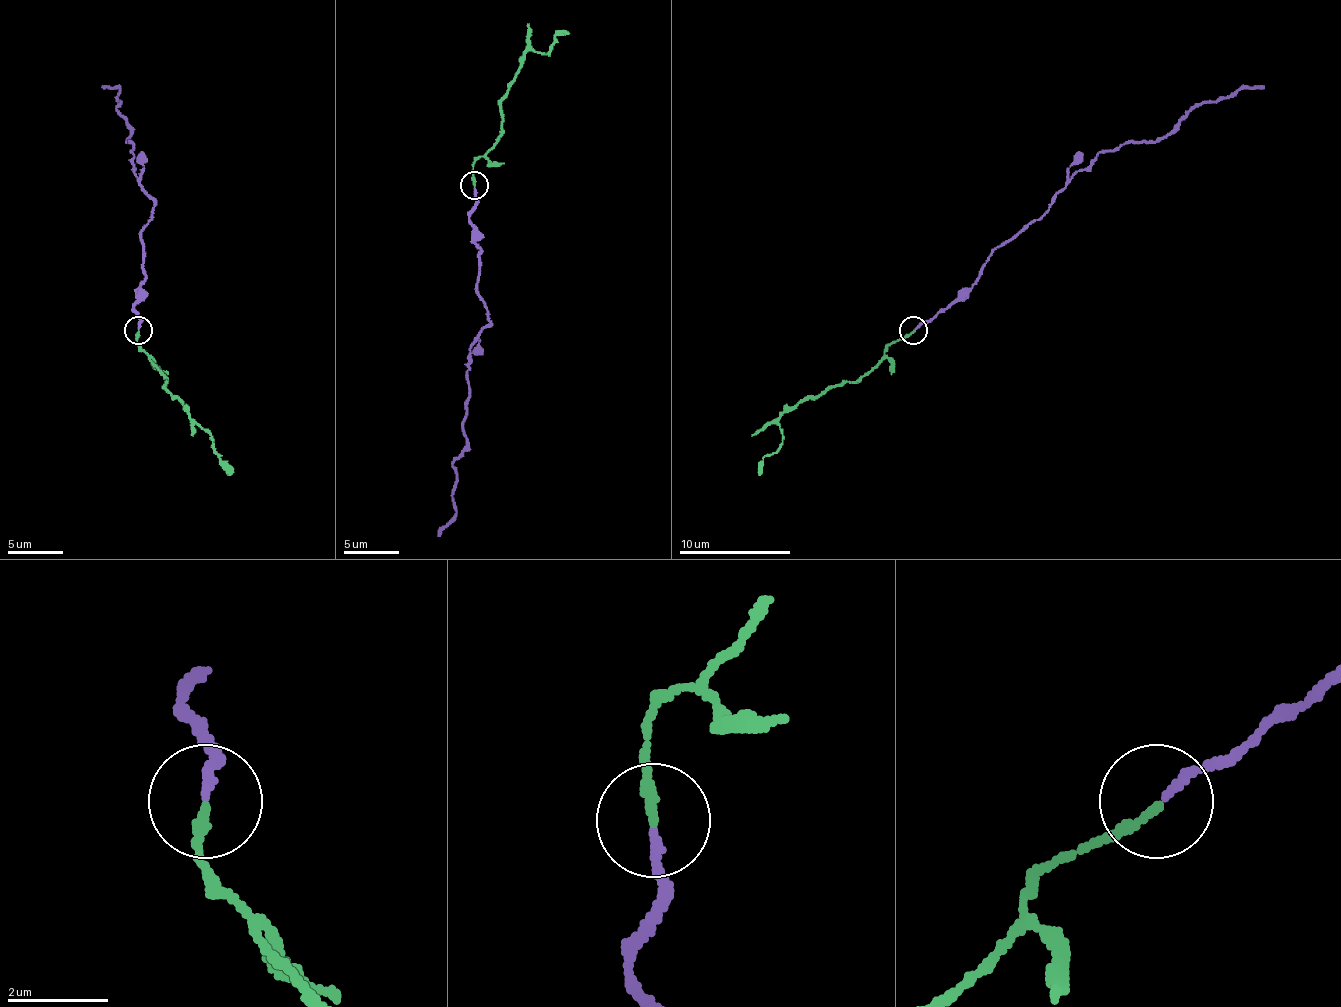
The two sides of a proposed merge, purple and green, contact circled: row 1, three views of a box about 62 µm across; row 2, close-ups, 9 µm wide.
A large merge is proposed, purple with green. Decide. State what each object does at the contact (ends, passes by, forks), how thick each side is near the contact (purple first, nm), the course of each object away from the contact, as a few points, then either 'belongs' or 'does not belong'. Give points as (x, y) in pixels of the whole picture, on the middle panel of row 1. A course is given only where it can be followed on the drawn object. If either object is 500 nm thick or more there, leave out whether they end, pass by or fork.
purple ends | green ends | 160/200 nm | purple via (475, 186), (469, 225), (489, 323), (469, 351), (467, 448), (453, 465), (455, 518), (439, 535) | green via (475, 186), (472, 164), (497, 141), (500, 100), (520, 60), (531, 49), (547, 55), (556, 35), (567, 33) | belongs

